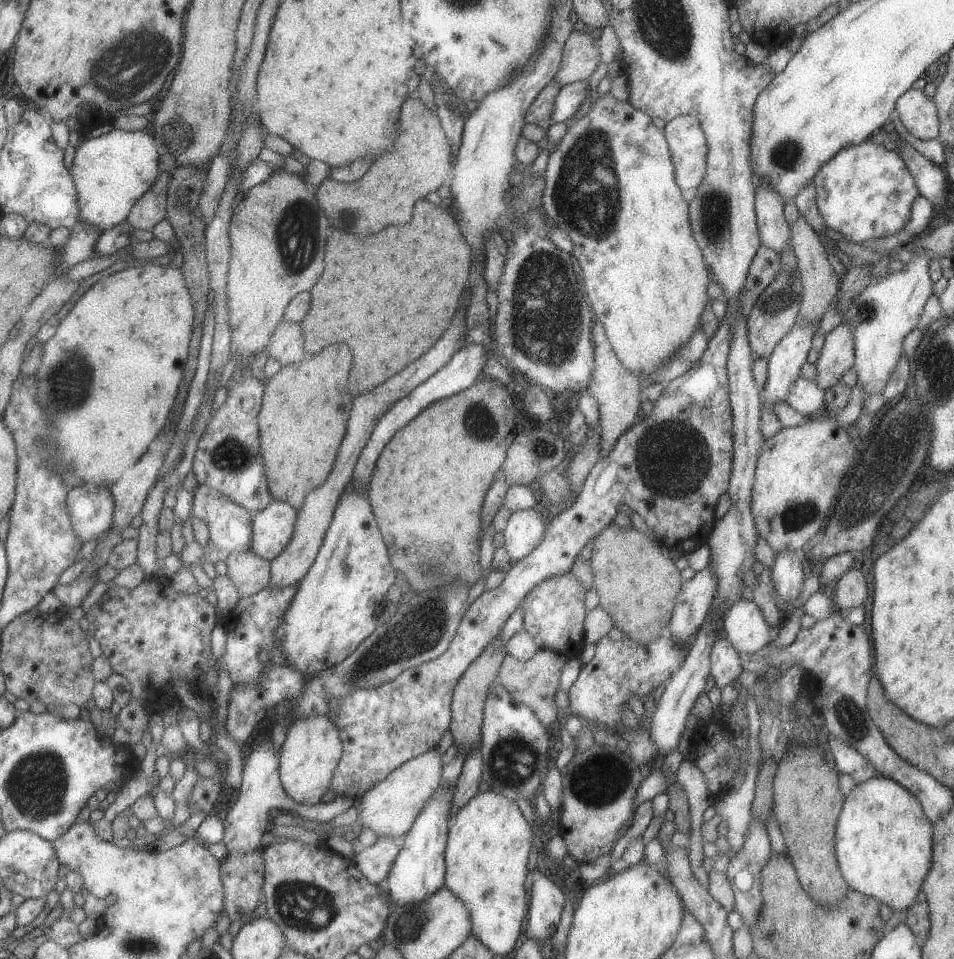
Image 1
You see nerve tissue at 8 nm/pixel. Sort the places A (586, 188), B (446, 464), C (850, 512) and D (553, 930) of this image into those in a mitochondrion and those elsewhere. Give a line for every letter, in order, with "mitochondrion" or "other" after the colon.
A: mitochondrion
B: other
C: mitochondrion
D: other

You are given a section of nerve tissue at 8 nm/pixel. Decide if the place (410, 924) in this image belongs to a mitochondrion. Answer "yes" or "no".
yes

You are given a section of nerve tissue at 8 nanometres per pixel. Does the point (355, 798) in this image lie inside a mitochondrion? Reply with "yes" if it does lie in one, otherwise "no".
no

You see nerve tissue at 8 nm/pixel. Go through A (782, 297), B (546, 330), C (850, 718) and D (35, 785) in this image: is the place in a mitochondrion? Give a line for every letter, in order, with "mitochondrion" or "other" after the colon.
A: mitochondrion
B: mitochondrion
C: mitochondrion
D: mitochondrion

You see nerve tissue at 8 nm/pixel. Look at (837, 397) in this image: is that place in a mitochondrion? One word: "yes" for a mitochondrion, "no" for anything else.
no

